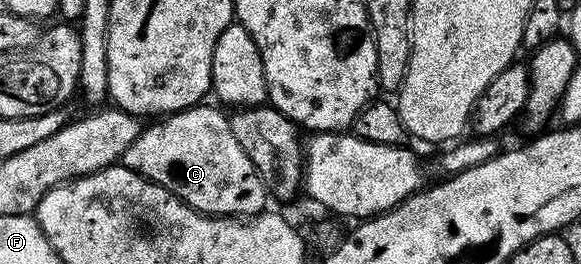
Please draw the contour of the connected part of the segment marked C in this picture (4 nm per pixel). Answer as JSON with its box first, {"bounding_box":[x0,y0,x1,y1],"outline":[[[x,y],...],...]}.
{"bounding_box":[123,104,267,219],"outline":[[[198,104],[192,106],[189,110],[180,110],[177,114],[170,114],[162,117],[154,126],[146,125],[140,136],[135,140],[135,144],[131,144],[131,148],[127,148],[123,165],[129,170],[134,170],[136,174],[142,174],[144,178],[149,178],[155,184],[159,184],[163,188],[167,188],[175,196],[179,196],[181,201],[186,202],[190,208],[197,210],[200,214],[212,214],[218,218],[239,218],[247,219],[255,214],[260,214],[266,209],[265,194],[267,198],[267,187],[265,181],[259,176],[259,172],[255,168],[255,164],[251,164],[251,160],[247,156],[247,152],[243,152],[243,148],[239,148],[239,140],[235,140],[235,132],[231,132],[231,124],[228,117],[223,113],[220,114],[213,106],[205,106],[206,104]]]}

